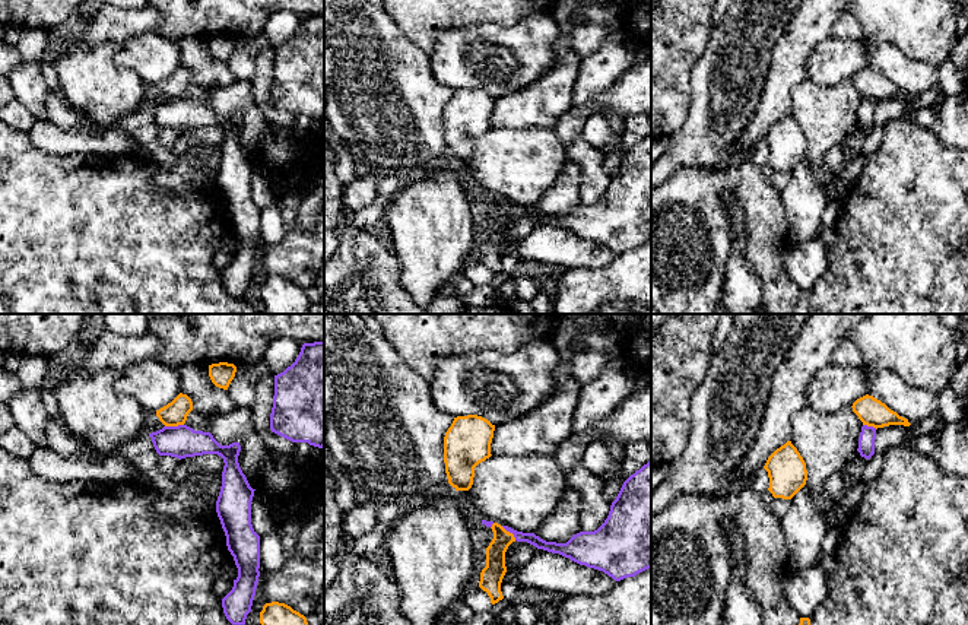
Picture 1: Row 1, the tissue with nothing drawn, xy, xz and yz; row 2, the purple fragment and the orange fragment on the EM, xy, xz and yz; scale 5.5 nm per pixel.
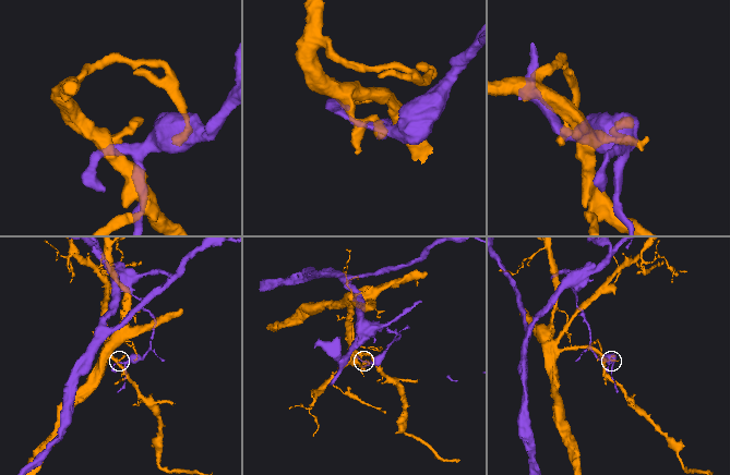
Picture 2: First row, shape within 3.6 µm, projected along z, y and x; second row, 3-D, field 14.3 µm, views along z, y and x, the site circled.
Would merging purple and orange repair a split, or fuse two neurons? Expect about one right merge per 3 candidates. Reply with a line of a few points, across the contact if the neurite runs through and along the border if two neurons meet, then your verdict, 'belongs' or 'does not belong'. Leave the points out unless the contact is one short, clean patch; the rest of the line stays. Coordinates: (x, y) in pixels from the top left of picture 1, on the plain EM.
does not belong

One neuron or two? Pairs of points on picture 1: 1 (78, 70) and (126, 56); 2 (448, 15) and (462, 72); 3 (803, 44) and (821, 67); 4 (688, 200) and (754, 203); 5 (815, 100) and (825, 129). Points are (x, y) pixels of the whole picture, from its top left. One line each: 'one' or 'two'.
1: two
2: two
3: two
4: one
5: one

